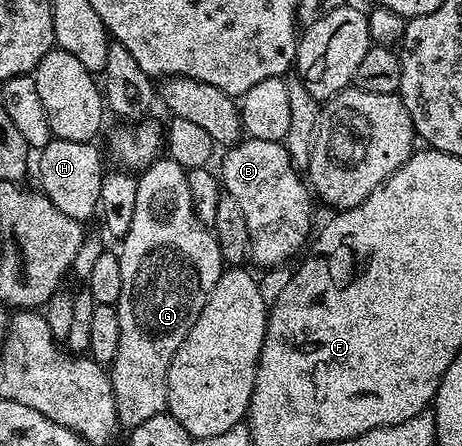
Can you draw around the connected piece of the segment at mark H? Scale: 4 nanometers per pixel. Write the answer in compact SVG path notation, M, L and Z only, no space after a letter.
M54 137L38 151L40 155L39 190L50 201L54 201L54 207L60 212L83 223L87 222L92 215L94 217L99 208L102 181L106 174L105 156L102 151L102 156L100 156L100 151L96 146L95 142L66 141Z

